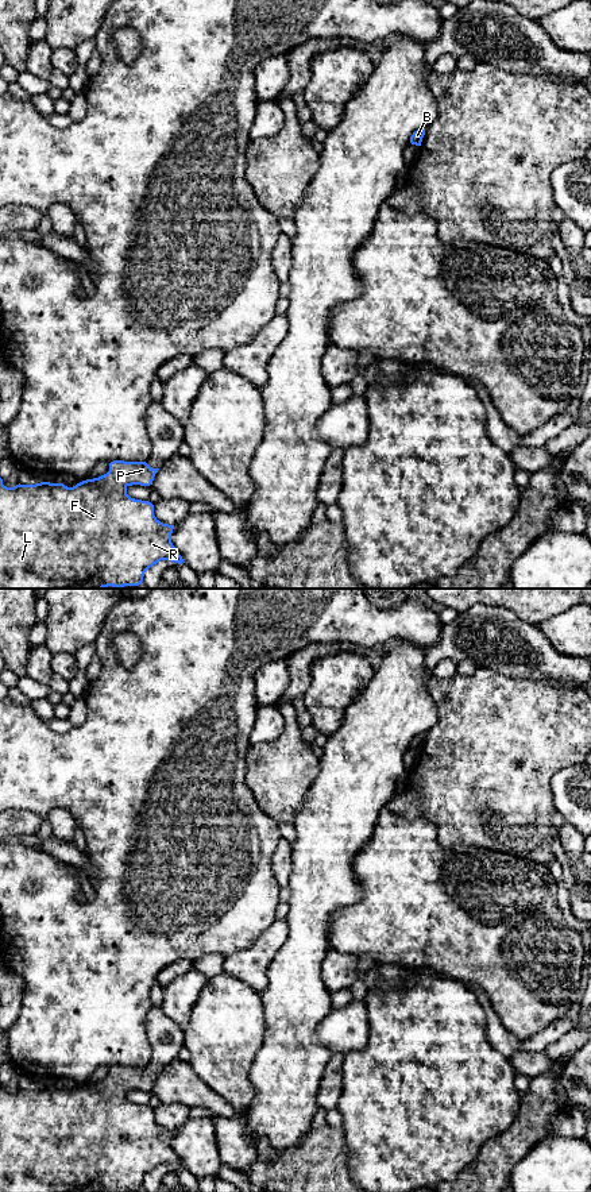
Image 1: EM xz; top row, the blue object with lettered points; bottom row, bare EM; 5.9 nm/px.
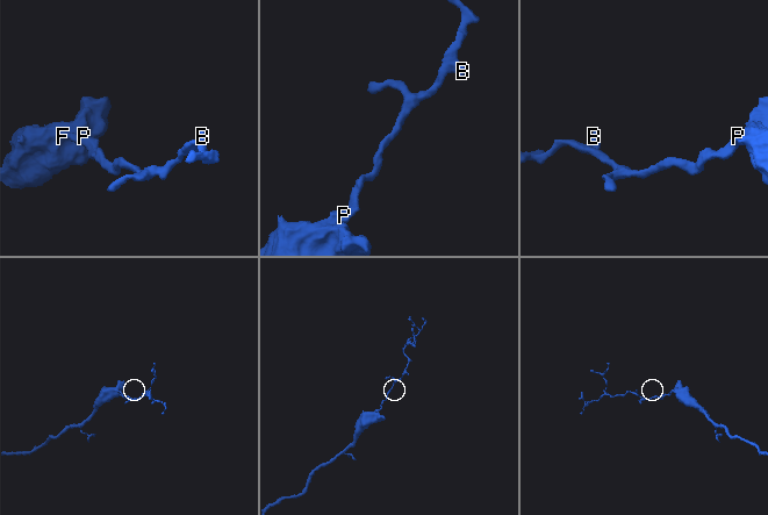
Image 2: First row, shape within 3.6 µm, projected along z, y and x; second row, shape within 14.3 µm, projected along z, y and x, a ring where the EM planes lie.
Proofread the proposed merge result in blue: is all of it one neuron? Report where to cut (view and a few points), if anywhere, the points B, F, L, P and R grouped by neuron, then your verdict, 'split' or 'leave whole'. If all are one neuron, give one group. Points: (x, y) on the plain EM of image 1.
cut none; groups B F L P R; leave whole

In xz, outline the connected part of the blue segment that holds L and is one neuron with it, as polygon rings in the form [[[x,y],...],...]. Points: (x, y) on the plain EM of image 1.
[[[113,1065],[109,1076],[98,1083],[86,1084],[73,1092],[63,1088],[40,1087],[35,1089],[16,1089],[7,1092],[0,1083],[0,1192],[124,1192],[139,1191],[144,1177],[161,1165],[185,1168],[171,1147],[174,1130],[163,1129],[154,1120],[154,1110],[148,1106],[135,1104],[127,1099],[132,1089],[150,1091],[159,1073],[151,1073],[146,1066]]]

